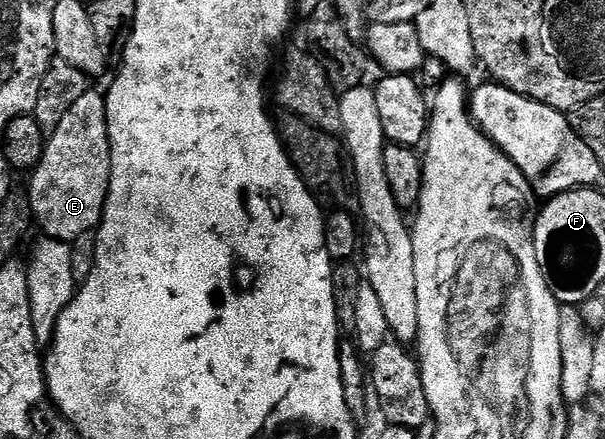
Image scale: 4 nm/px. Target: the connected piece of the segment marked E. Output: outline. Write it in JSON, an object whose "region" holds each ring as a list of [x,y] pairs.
{"region":[[[90,89],[86,93],[82,93],[82,97],[78,97],[78,101],[74,101],[74,105],[70,105],[70,109],[66,109],[66,113],[62,117],[62,121],[58,121],[58,125],[47,136],[44,152],[40,158],[40,164],[31,172],[32,184],[26,188],[28,200],[32,203],[32,217],[37,228],[41,227],[43,234],[49,239],[63,239],[65,241],[73,241],[82,233],[87,231],[96,231],[100,225],[100,219],[104,216],[104,202],[108,196],[108,182],[110,181],[110,141],[108,140],[108,122],[106,121],[106,107],[104,105],[104,95],[96,92],[96,89]]]}

